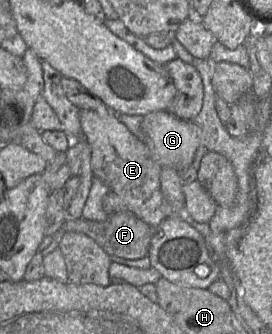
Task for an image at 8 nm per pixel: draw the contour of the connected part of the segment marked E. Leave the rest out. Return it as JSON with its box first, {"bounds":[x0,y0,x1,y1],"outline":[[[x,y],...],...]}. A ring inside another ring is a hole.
{"bounds":[80,110,172,229],"outline":[[[80,110],[81,135],[92,150],[92,170],[111,191],[125,203],[127,210],[141,218],[152,229],[172,215],[172,208],[160,188],[162,167],[152,158],[143,140],[137,138],[121,123],[117,114],[100,115],[95,110]]]}

